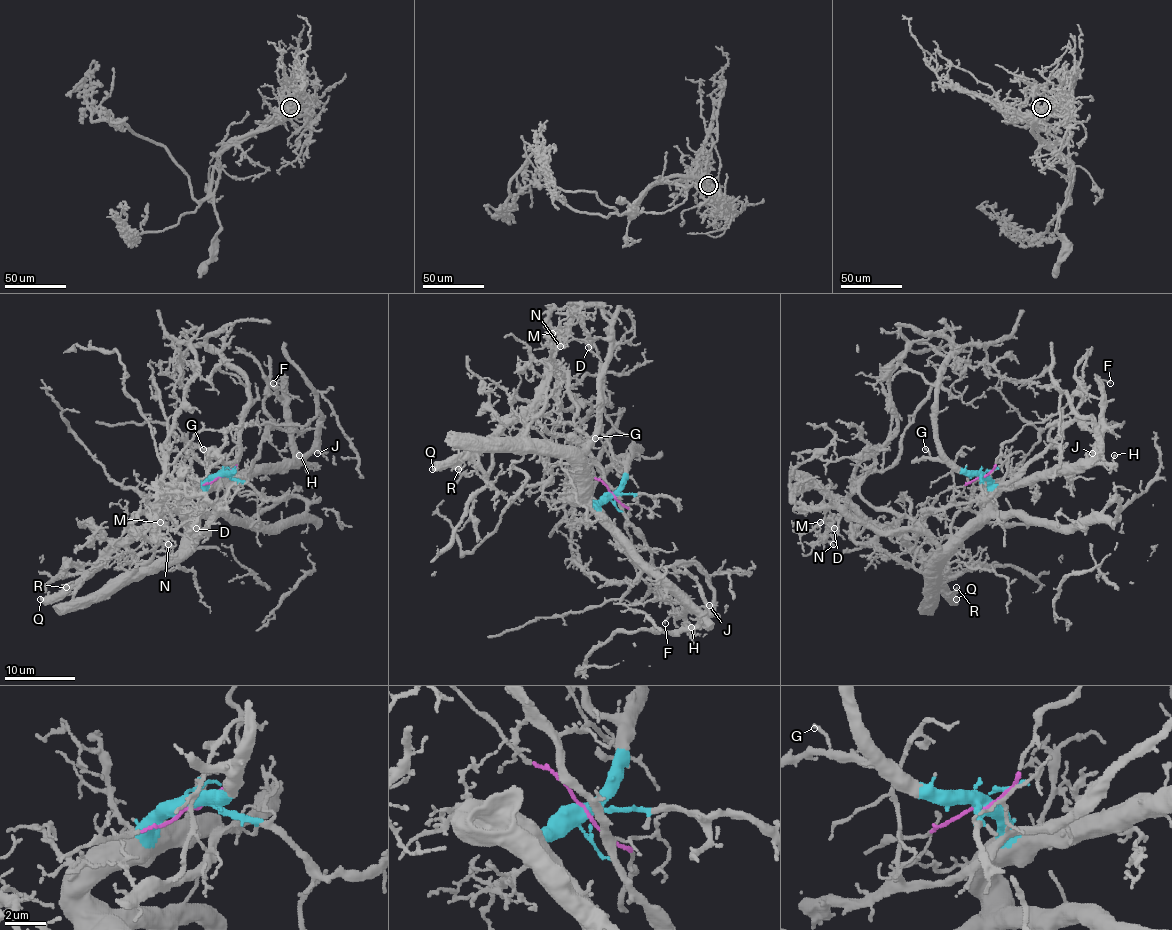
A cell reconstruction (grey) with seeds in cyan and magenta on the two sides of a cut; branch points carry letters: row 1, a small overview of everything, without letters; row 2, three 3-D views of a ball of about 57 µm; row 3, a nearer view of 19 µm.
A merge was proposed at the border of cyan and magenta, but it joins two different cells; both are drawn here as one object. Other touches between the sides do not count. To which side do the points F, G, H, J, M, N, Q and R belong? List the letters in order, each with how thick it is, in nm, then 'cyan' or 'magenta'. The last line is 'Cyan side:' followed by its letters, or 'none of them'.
F: calibre 120 nm; cyan
G: calibre 140 nm; cyan
H: calibre 140 nm; cyan
J: calibre 120 nm; cyan
M: calibre 100 nm; magenta
N: calibre 110 nm; magenta
Q: calibre 500 nm; magenta
R: calibre 110 nm; magenta
Cyan side: F, G, H, J

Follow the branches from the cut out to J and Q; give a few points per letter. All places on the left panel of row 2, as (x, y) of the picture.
J: (221, 477), (207, 484), (233, 484), (260, 465), (297, 461), (306, 454), (317, 452)
Q: (221, 477), (178, 491), (153, 516), (139, 545), (128, 550), (116, 546), (84, 575), (61, 591), (40, 600)

